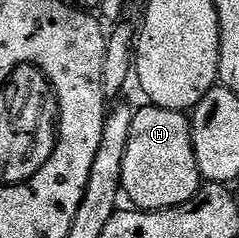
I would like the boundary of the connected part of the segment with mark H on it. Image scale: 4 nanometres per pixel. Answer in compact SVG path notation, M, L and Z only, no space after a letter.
M143 104L133 116L133 128L129 128L129 144L125 148L125 164L123 165L123 189L132 207L136 210L168 210L174 206L185 204L197 196L201 185L201 175L195 145L191 139L191 119L182 110L166 110L160 106Z

